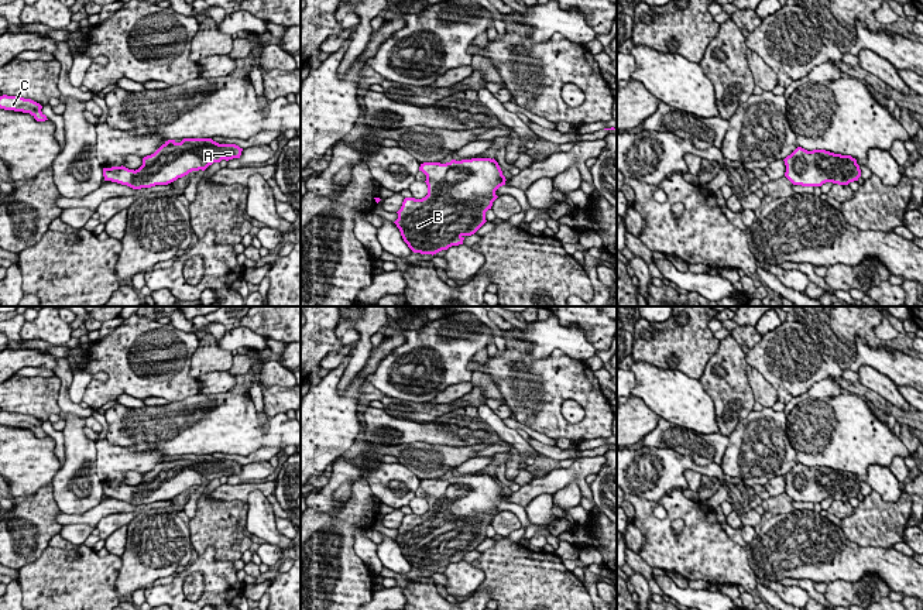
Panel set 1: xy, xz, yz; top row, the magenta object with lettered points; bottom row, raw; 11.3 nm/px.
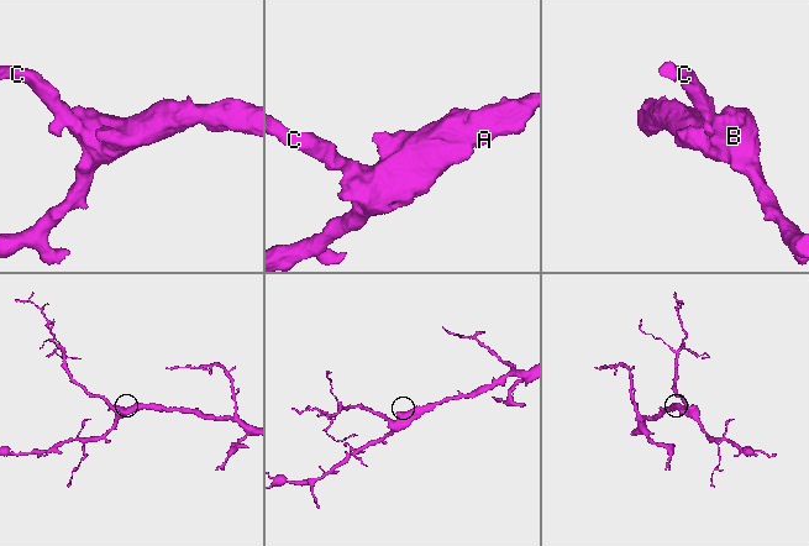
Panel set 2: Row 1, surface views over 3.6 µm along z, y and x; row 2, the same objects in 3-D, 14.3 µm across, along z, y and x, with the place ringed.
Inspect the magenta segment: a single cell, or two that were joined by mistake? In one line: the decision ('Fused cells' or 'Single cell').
Single cell

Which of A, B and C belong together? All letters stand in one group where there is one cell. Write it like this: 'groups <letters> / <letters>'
groups A B C

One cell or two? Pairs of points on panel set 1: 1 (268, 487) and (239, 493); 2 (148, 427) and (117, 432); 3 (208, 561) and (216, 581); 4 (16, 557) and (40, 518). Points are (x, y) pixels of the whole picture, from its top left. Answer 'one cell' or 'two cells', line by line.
1: one cell
2: one cell
3: one cell
4: one cell

